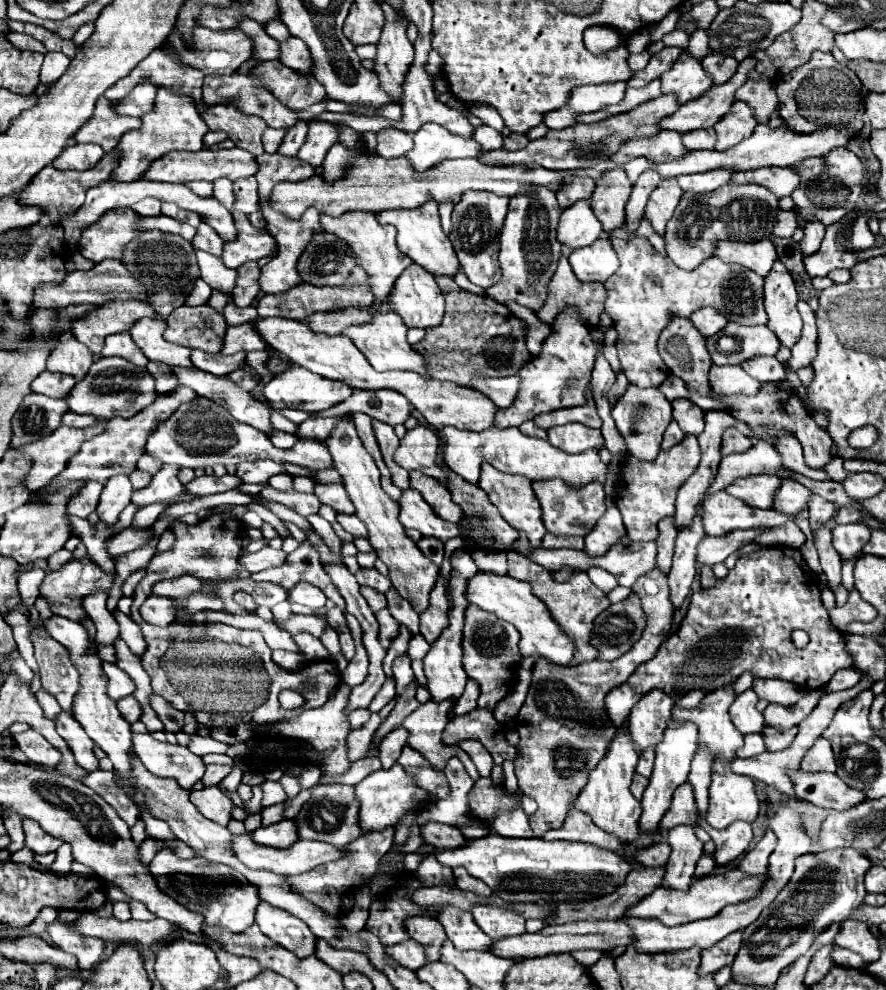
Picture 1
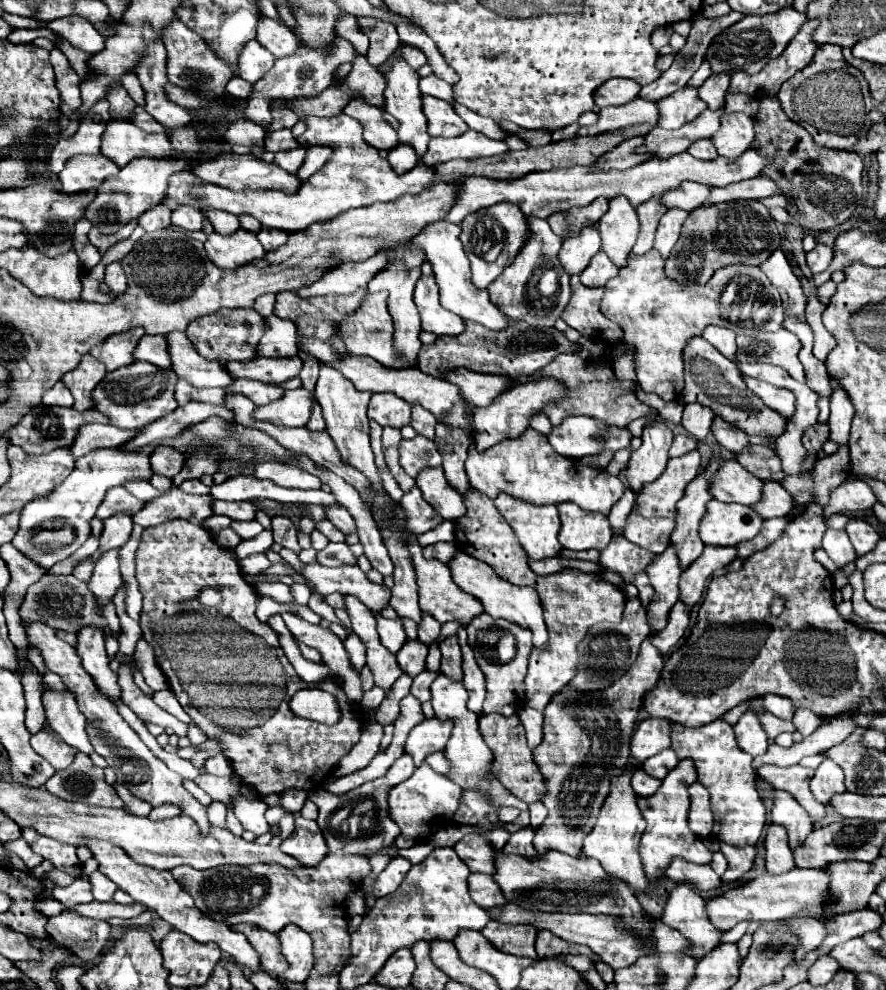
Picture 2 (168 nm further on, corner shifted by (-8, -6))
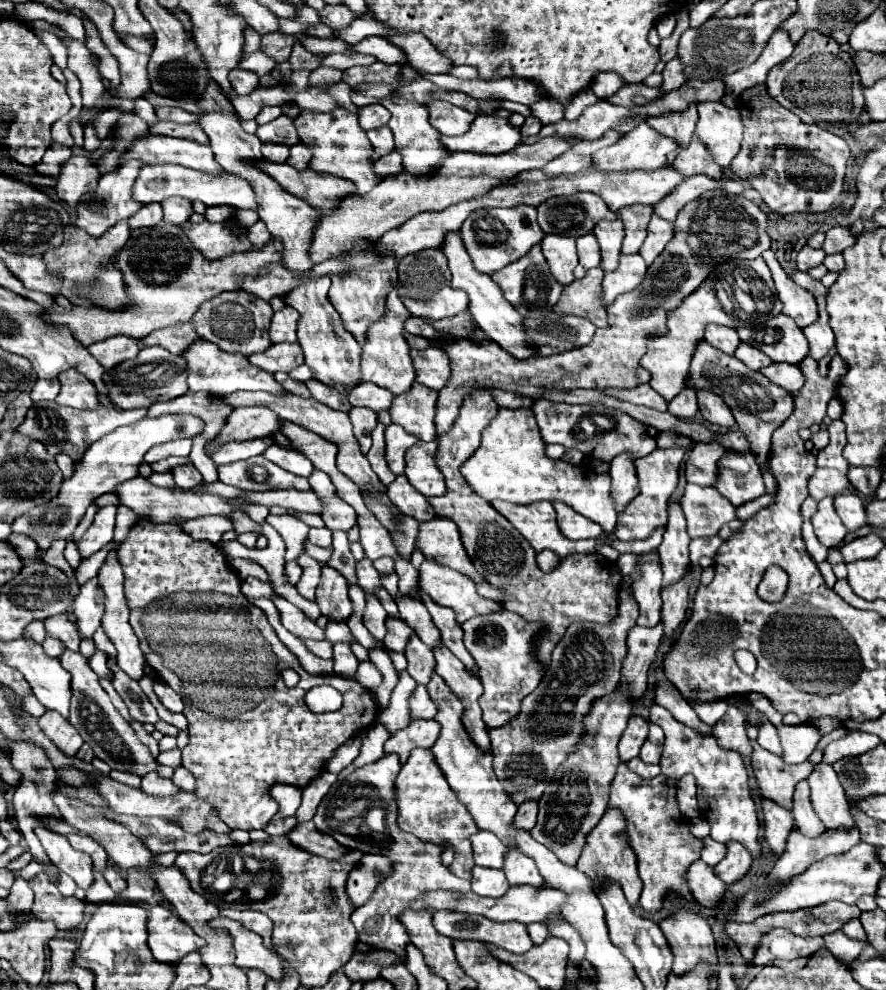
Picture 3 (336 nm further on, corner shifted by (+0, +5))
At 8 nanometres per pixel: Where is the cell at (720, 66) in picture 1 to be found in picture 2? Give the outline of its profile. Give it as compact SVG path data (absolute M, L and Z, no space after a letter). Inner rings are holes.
M712 74L702 86L698 96L708 104L710 110L716 110L718 106L724 104L724 96L730 86L730 76L728 74Z

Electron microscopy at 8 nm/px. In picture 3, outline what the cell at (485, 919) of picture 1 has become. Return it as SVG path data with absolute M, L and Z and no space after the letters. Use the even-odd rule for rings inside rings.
M436 911L434 927L450 939L476 939L494 943L512 953L526 953L534 947L526 925L522 923L496 923L482 915L466 915L452 911Z

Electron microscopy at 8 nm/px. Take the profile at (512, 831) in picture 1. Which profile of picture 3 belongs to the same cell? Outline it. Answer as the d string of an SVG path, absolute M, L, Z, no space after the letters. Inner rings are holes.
M510 847L510 855L506 855L504 873L510 885L532 885L532 887L542 885L542 875L538 875L534 861L522 855L520 851L514 851L514 847Z

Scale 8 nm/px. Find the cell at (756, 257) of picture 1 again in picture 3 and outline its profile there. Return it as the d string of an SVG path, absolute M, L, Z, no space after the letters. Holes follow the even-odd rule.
M764 251L762 253L766 265L770 267L772 271L772 279L776 283L776 291L778 291L778 297L780 301L784 303L784 309L782 313L792 317L796 321L796 325L800 329L812 325L816 319L818 319L818 307L816 307L816 299L810 291L798 287L786 273L784 269L780 267L780 263L776 261L774 257L774 251Z

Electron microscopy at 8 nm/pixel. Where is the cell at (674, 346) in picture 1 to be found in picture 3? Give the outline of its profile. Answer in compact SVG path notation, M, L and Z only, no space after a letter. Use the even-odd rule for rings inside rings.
M706 341L698 343L696 347L692 367L690 367L690 387L692 389L712 387L712 391L718 391L718 395L722 395L726 405L732 409L740 431L748 437L750 451L756 455L756 463L760 467L766 467L768 453L770 453L770 437L788 419L788 415L792 415L794 397L790 399L790 393L770 383L768 377L748 369L742 361L738 361L732 355L722 355L722 351L710 347Z

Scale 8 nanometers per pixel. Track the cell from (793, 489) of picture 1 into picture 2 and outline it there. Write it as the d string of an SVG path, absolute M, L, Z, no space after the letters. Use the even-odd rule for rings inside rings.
M766 482L766 494L754 510L762 518L784 518L792 512L794 508L794 498L792 494L780 484L780 482Z

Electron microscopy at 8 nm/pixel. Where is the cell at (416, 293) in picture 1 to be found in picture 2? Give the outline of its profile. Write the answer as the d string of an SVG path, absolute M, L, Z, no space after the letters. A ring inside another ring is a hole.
M428 262L421 265L421 275L414 290L414 304L422 318L422 330L434 332L436 336L456 336L464 330L464 320L438 302L438 286Z

